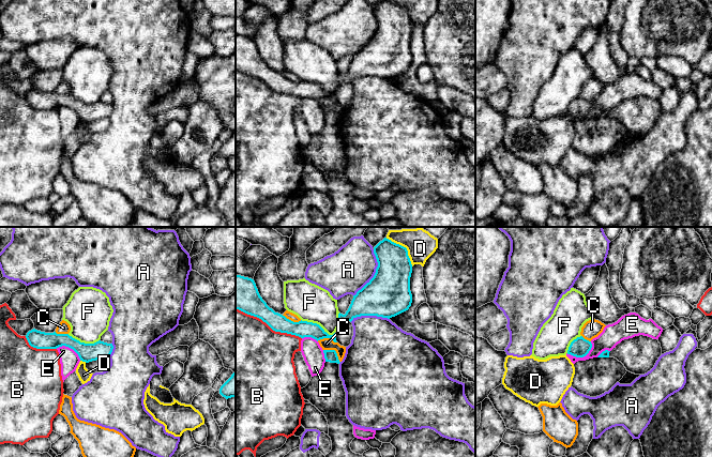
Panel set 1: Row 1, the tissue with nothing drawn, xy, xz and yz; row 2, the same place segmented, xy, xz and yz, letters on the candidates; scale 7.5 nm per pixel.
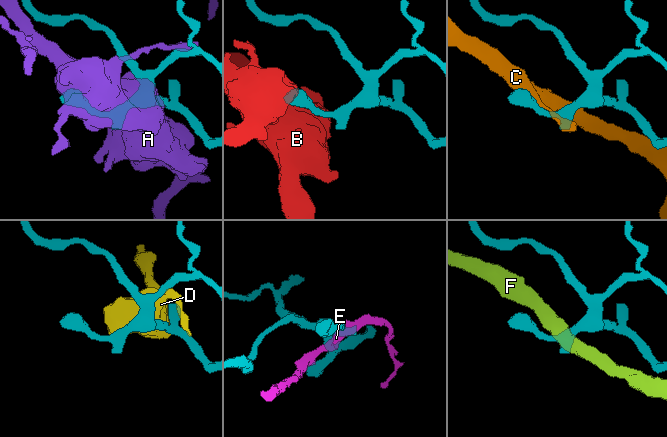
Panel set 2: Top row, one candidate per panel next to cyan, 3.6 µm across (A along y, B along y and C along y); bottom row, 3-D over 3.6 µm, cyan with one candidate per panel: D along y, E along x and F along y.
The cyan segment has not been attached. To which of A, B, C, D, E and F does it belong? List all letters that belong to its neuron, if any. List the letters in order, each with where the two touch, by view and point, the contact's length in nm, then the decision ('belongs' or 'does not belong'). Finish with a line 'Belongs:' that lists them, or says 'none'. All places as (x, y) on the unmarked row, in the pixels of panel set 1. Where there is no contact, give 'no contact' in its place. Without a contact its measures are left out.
A: contact xz (375, 33); length 380 nm; does not belong
B: contact xz (269, 86); length 550 nm; does not belong
C: contact xz (335, 111); length 160 nm; does not belong
D: contact xz (406, 10); length 260 nm; does not belong
E: contact yz (581, 117); length 220 nm; does not belong
F: contact xz (318, 85); length 280 nm; does not belong
Belongs: none

